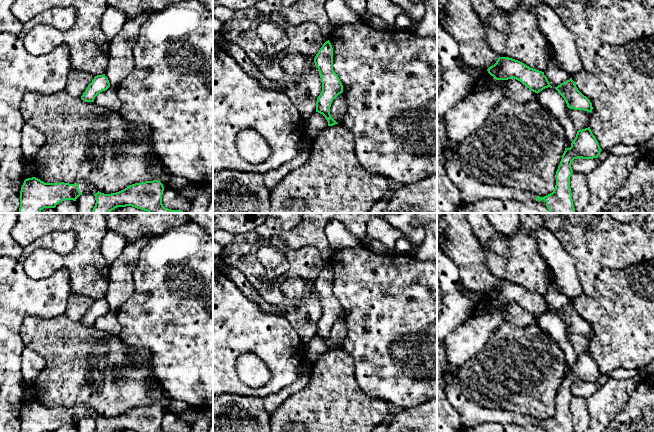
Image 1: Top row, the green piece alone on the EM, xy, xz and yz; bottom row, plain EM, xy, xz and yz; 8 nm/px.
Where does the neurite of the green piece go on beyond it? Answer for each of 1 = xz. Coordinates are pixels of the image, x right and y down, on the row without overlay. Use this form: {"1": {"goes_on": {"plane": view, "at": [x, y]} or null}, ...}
{"1": {"goes_on": null}}

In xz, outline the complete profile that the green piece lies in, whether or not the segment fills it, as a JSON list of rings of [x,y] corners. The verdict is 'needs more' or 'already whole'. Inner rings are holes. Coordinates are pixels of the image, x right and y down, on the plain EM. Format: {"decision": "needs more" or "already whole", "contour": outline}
{"decision": "already whole", "contour": [[[326,265],[314,282],[322,306],[322,315],[316,325],[316,336],[322,338],[328,350],[338,348],[330,338],[333,324],[343,316],[343,309],[333,294],[333,272],[330,265]]]}

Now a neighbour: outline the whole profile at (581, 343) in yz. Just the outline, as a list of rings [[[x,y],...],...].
[[[568,332],[568,338],[573,345],[576,355],[589,351],[591,341],[590,336]]]

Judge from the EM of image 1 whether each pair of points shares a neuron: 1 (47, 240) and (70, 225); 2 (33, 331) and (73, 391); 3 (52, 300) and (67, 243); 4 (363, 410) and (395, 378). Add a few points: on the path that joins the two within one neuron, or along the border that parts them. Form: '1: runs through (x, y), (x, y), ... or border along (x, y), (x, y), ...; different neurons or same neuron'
1: border along (36, 238), (52, 232), (72, 231), (76, 243); different neurons
2: runs through (48, 346), (73, 373), (73, 376); same neuron
3: runs through (28, 284), (20, 276), (20, 260), (43, 243); same neuron
4: border along (357, 383), (367, 394), (383, 399), (387, 403); different neurons

